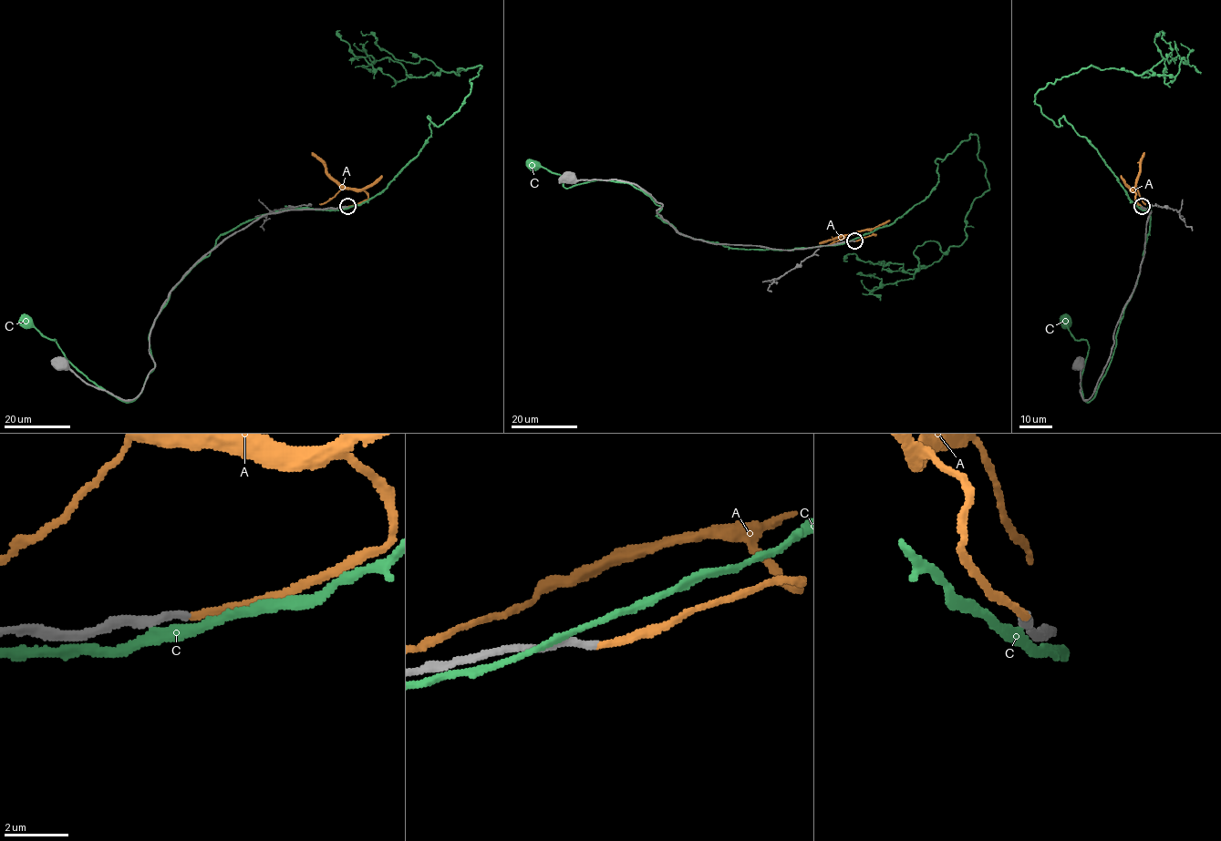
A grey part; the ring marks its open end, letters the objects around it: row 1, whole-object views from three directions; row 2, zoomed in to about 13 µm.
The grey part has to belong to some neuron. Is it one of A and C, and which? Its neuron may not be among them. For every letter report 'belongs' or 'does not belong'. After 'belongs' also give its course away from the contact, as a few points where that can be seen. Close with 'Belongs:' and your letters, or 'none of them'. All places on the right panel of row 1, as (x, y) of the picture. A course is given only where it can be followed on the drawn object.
A: belongs; course (1142, 206), (1135, 200), (1130, 189), (1134, 186), (1143, 152)
C: does not belong
Belongs: A

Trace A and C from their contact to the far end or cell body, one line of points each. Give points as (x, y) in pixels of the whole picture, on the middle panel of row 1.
A: (854, 241), (875, 234), (868, 230), (819, 242)
C: (851, 241), (729, 248), (677, 232), (633, 186), (597, 180), (564, 188), (559, 174), (534, 166)

